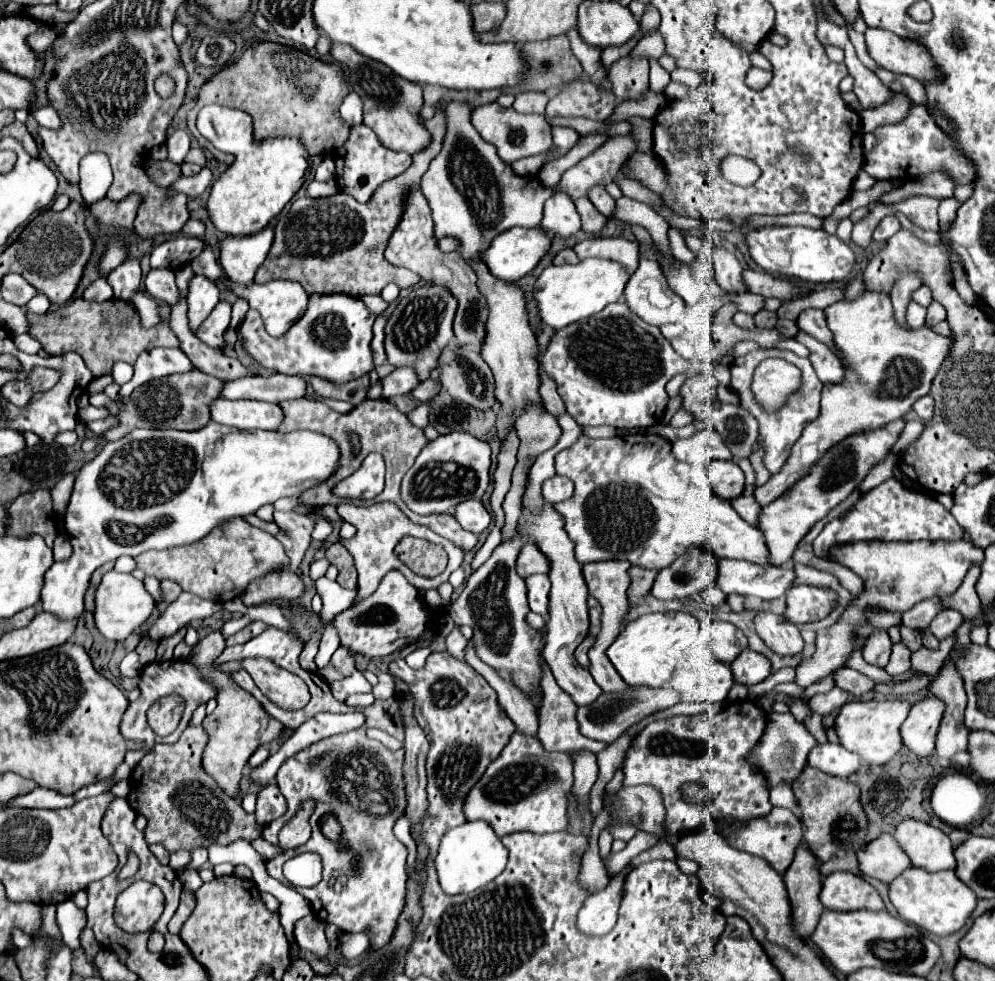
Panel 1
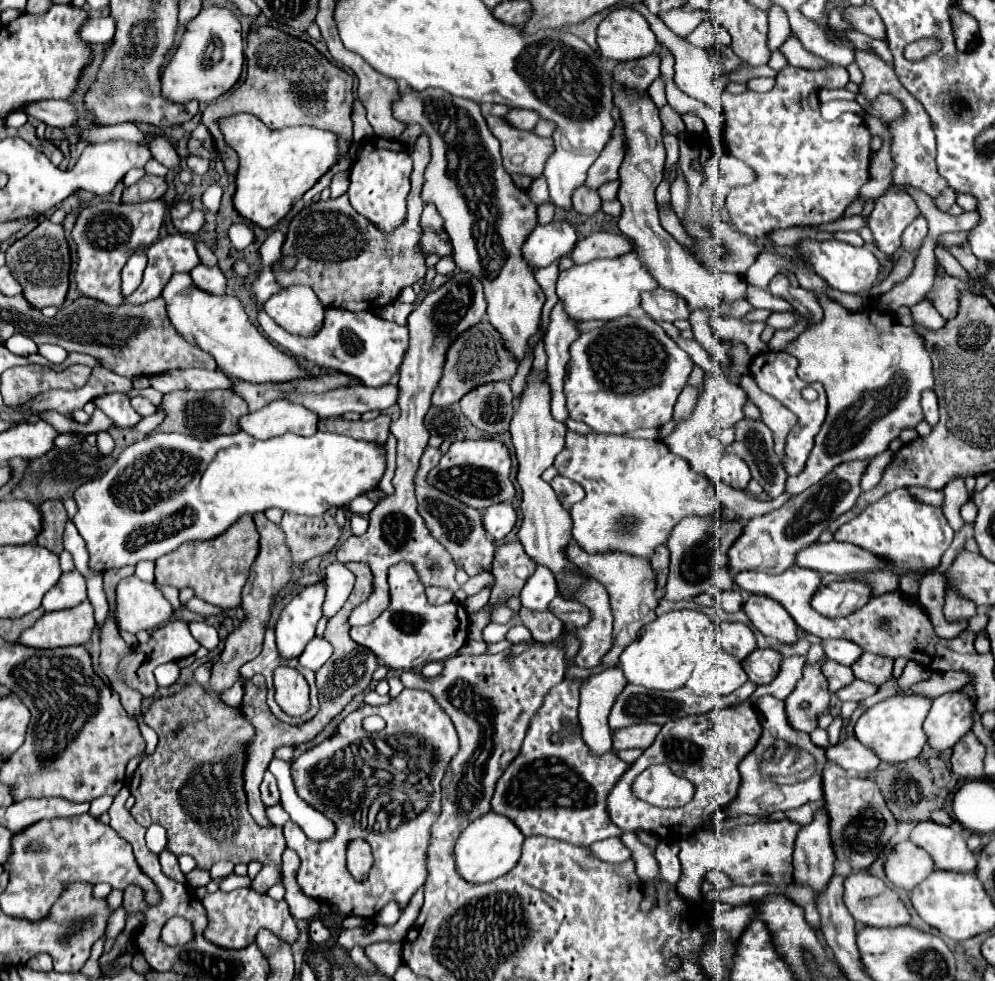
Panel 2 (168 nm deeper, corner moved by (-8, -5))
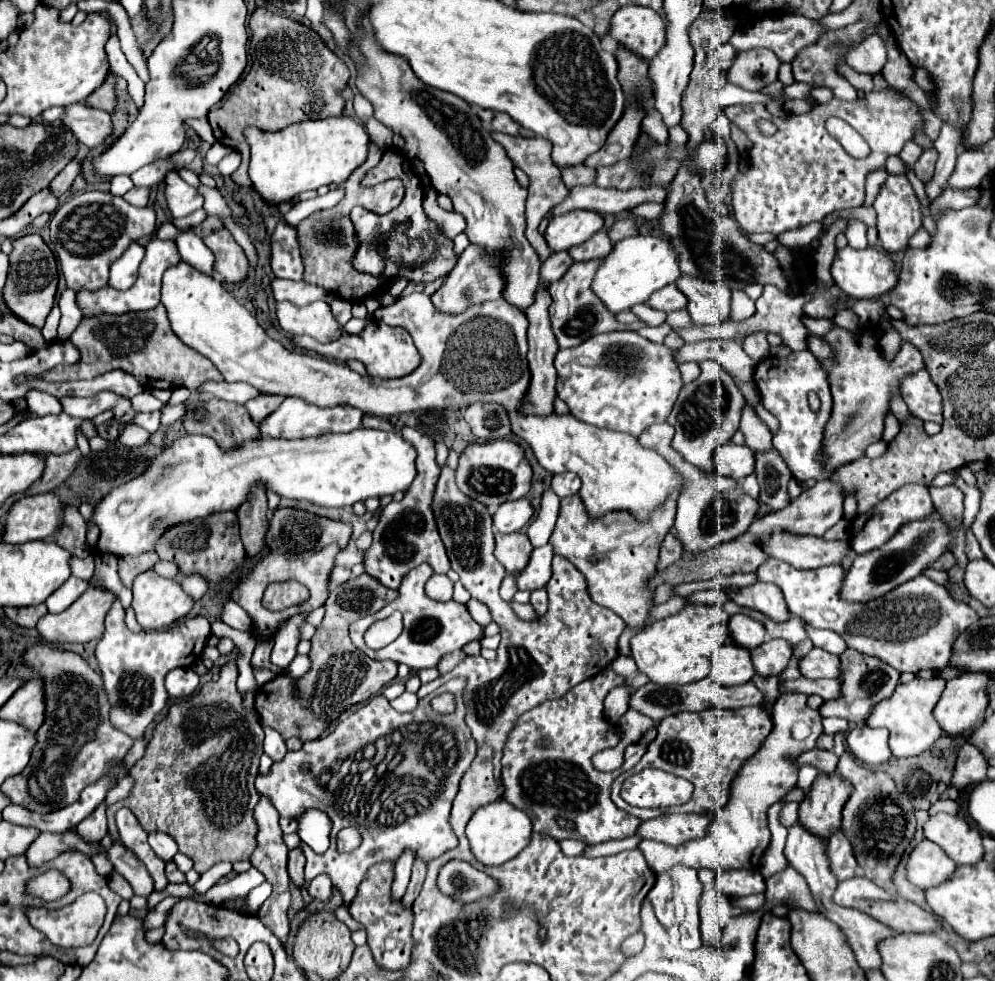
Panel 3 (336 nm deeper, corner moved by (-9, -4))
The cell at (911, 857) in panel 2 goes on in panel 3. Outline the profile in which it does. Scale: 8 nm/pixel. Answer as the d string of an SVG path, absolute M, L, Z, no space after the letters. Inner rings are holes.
M923 840L909 854L905 876L913 886L927 890L931 886L941 884L955 868L957 868L957 864L953 864L945 856L945 852L941 852L941 848L937 848L937 844Z

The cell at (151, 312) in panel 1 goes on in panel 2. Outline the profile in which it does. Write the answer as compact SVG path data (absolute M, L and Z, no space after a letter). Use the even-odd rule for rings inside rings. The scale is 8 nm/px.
M92 201L82 205L74 229L70 231L70 243L74 243L78 257L74 271L78 291L84 297L104 301L106 305L122 305L124 295L120 293L120 271L134 251L152 245L158 239L164 215L166 205L162 201L142 203Z

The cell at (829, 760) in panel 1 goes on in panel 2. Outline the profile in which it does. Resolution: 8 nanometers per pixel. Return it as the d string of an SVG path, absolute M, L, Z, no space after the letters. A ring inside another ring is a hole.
M846 737L838 745L826 749L828 761L844 767L850 775L868 775L880 765L880 757L862 745L856 737Z

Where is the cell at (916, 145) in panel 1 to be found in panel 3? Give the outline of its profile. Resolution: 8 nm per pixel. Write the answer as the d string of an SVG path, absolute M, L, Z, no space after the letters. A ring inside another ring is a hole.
M923 148L923 154L919 156L919 160L913 164L915 168L915 176L927 184L935 172L935 162L937 162L937 150L935 148Z

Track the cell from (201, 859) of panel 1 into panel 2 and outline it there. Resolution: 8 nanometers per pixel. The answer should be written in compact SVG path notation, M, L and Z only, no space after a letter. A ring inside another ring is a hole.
M192 869L188 875L186 875L186 883L192 885L192 887L204 887L206 883L210 881L210 875L206 869Z

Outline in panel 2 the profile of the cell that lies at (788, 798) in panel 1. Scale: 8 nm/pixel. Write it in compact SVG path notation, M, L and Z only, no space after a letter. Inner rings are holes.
M806 803L806 805L798 807L798 809L788 809L788 811L786 811L786 817L788 817L790 821L798 823L798 825L806 825L806 823L812 821L812 817L814 817L814 805Z

